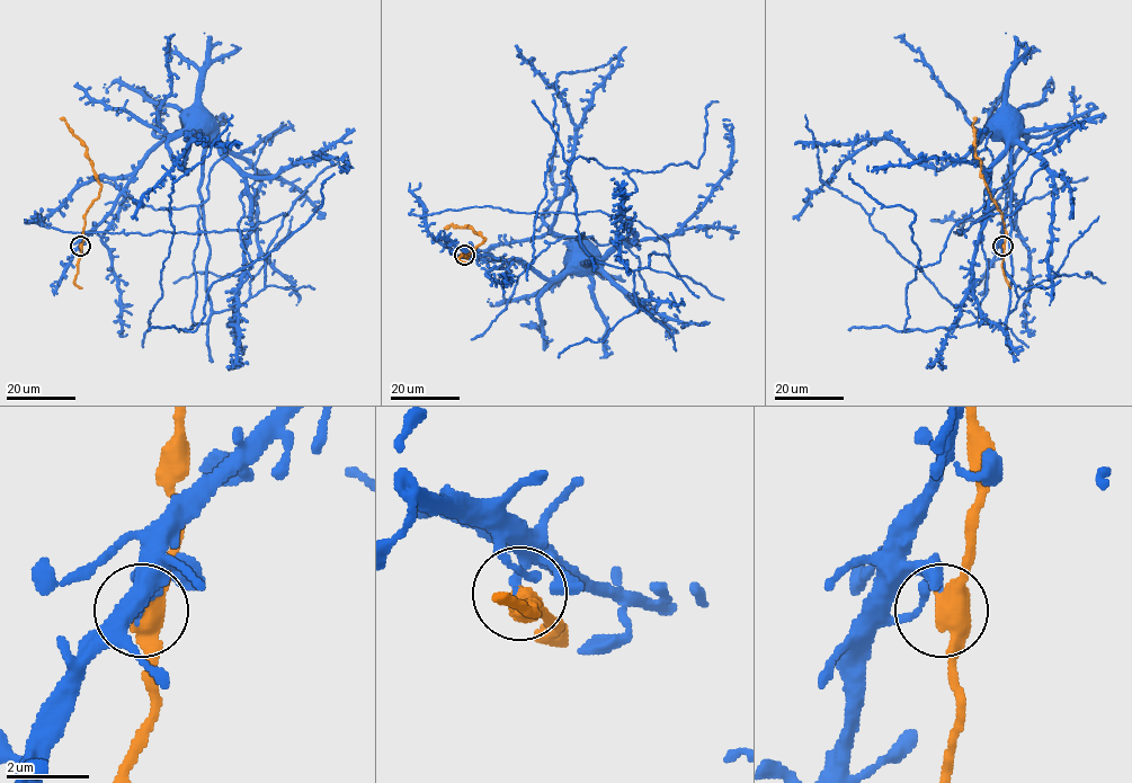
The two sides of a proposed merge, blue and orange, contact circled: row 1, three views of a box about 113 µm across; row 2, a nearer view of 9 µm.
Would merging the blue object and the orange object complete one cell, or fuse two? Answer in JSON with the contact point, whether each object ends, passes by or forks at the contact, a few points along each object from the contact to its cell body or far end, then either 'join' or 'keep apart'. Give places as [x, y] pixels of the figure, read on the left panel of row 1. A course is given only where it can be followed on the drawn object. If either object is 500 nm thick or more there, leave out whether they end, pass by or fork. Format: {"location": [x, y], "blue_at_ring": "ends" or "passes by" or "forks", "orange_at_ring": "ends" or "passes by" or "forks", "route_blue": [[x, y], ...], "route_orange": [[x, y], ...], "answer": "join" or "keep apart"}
{"location": [80, 246], "route_blue": [[80, 246], [110, 210], [132, 172], [162, 142], [183, 130], [187, 117]], "route_orange": [[80, 246], [85, 213], [101, 186], [87, 157], [86, 147], [60, 118]], "answer": "keep apart"}

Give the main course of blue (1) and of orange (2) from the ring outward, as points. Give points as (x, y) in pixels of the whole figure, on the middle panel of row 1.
1: (464, 255), (468, 251), (519, 259), (546, 277), (560, 276), (571, 258)
2: (464, 255), (466, 258), (486, 239), (470, 228), (451, 224), (444, 228)

